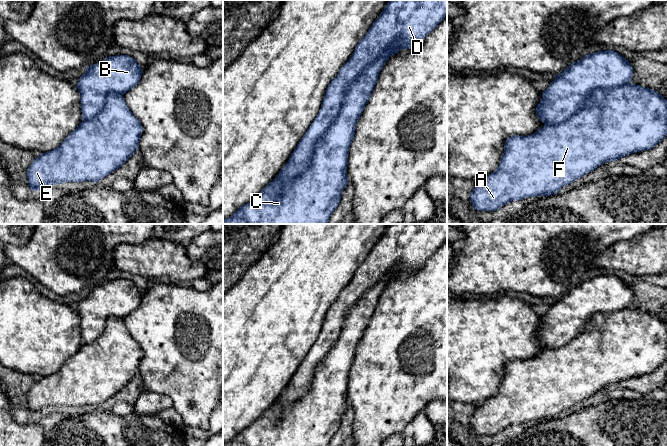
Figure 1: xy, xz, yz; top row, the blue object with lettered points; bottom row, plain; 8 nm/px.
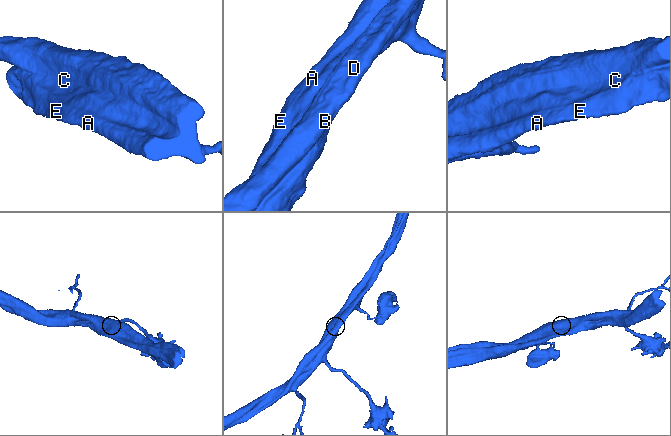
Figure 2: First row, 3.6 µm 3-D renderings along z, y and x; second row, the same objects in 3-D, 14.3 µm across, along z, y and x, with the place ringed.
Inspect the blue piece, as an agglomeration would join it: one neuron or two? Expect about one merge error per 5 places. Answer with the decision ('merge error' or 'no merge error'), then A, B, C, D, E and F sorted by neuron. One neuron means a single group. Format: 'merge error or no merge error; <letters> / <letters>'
merge error; A C E F / B D

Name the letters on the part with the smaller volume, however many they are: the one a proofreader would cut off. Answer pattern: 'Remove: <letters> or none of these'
Remove: B, D

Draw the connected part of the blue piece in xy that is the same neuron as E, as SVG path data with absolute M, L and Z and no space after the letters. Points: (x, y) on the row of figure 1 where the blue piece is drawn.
M112 92L97 116L83 119L59 147L34 159L27 170L28 185L38 191L66 182L97 183L135 153L142 131L123 94Z

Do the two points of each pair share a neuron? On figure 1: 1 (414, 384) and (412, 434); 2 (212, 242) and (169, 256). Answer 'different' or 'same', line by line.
1: different
2: different

